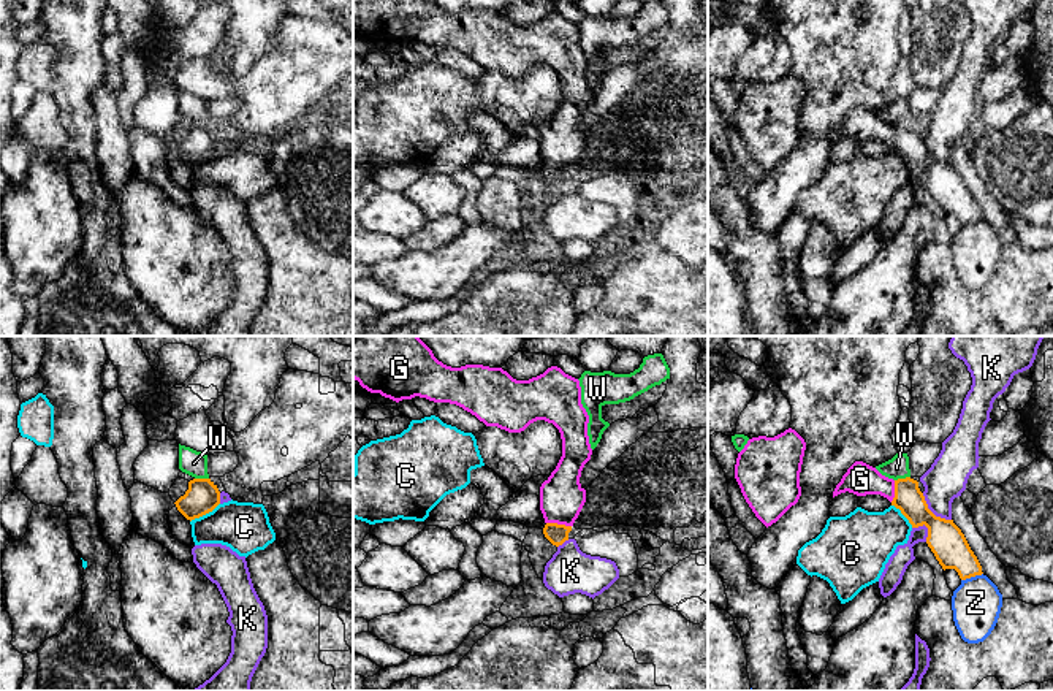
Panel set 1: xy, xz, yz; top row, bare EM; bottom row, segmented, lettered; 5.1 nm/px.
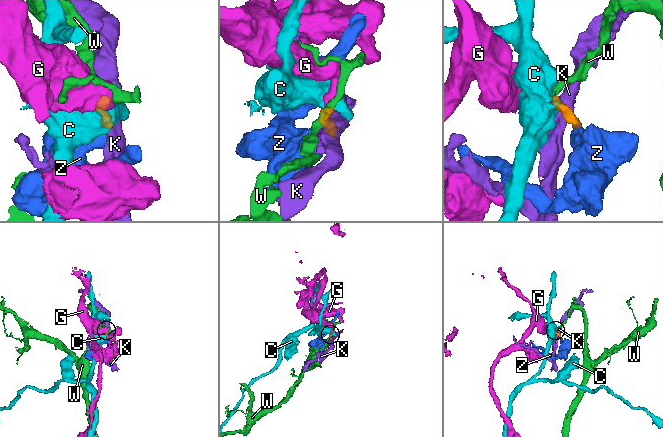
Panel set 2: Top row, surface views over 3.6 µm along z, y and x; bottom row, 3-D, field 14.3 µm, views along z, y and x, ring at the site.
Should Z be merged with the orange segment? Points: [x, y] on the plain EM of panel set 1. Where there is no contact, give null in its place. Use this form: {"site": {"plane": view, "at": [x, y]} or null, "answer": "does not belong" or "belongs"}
{"site": {"plane": "yz", "at": [971, 221]}, "answer": "does not belong"}

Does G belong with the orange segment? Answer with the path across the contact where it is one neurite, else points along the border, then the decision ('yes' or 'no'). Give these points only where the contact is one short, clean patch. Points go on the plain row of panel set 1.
across xz (556, 179), (559, 170), (561, 141) | yes

